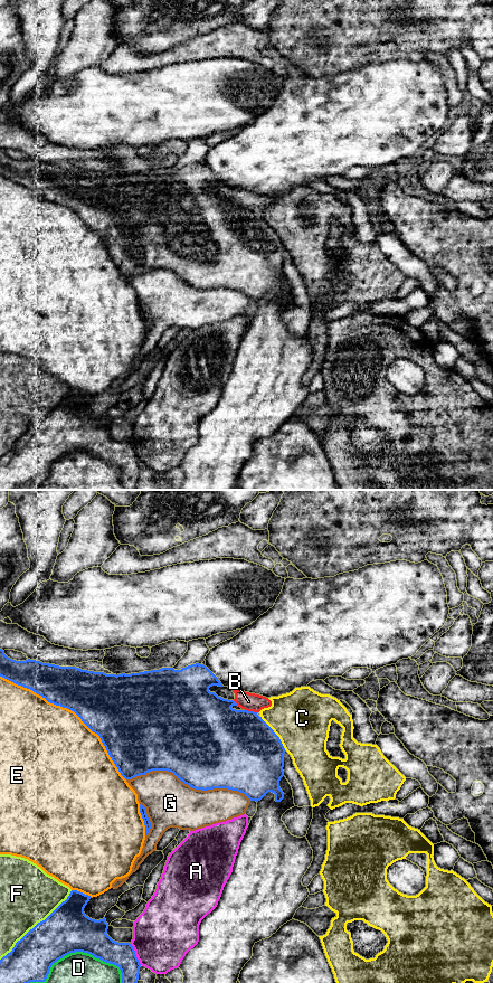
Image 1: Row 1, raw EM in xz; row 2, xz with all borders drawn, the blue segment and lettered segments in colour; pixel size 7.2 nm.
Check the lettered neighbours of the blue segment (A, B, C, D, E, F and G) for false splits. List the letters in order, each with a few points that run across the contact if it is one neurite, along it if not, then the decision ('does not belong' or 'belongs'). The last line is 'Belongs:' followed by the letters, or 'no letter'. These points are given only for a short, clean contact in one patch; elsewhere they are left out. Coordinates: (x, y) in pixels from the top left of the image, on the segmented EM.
A: does not belong
B: line xz (245, 709), (256, 712); does not belong
C: does not belong
D: does not belong
E: does not belong
F: does not belong
G: does not belong
Belongs: no letter

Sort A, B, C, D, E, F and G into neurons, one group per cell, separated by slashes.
A / B / C / D / E / F / G

